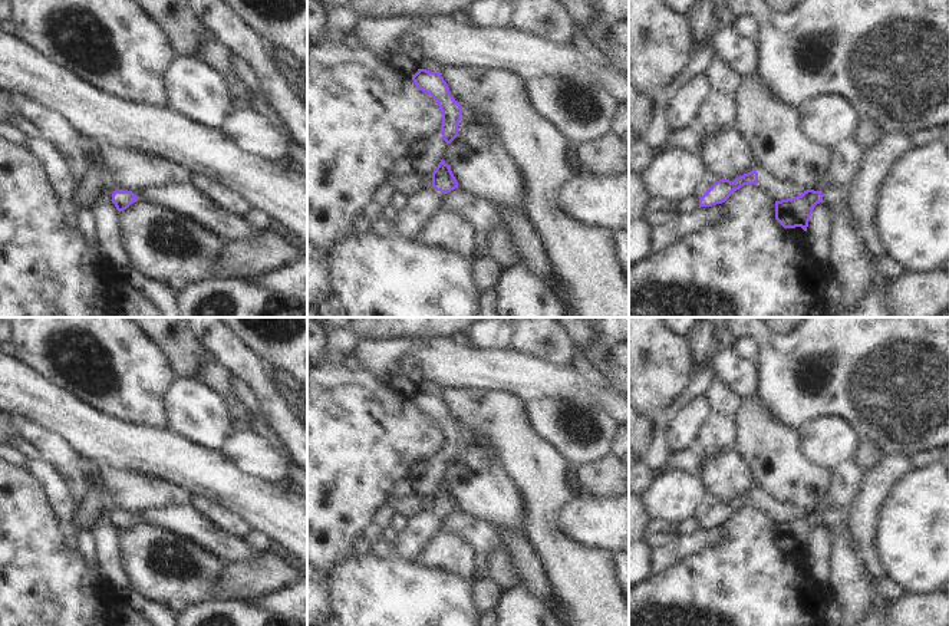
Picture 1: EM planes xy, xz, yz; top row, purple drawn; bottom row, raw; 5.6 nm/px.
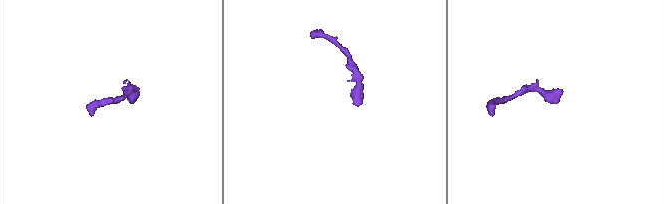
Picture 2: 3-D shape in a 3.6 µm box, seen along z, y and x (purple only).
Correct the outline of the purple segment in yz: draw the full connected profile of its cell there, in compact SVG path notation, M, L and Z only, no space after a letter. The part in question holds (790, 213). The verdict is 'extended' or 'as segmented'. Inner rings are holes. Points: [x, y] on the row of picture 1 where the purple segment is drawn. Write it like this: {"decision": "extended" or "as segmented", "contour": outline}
{"decision": "extended", "contour": "M850 184L827 185L775 201L775 220L784 228L801 227L807 231L813 210L820 202L826 202L834 212L828 263L841 287L841 317L847 317L876 284L869 250L849 215L849 191Z"}

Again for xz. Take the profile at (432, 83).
{"decision": "as segmented", "contour": "M418 69L412 75L412 80L419 90L431 95L436 101L442 115L441 134L447 145L451 144L458 136L458 122L462 115L461 105L451 95L439 72Z"}

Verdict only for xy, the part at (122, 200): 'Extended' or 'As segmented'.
Extended.

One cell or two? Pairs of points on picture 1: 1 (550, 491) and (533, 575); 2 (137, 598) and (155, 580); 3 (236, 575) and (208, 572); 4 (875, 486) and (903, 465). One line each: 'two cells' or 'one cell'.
1: two cells
2: two cells
3: two cells
4: one cell

